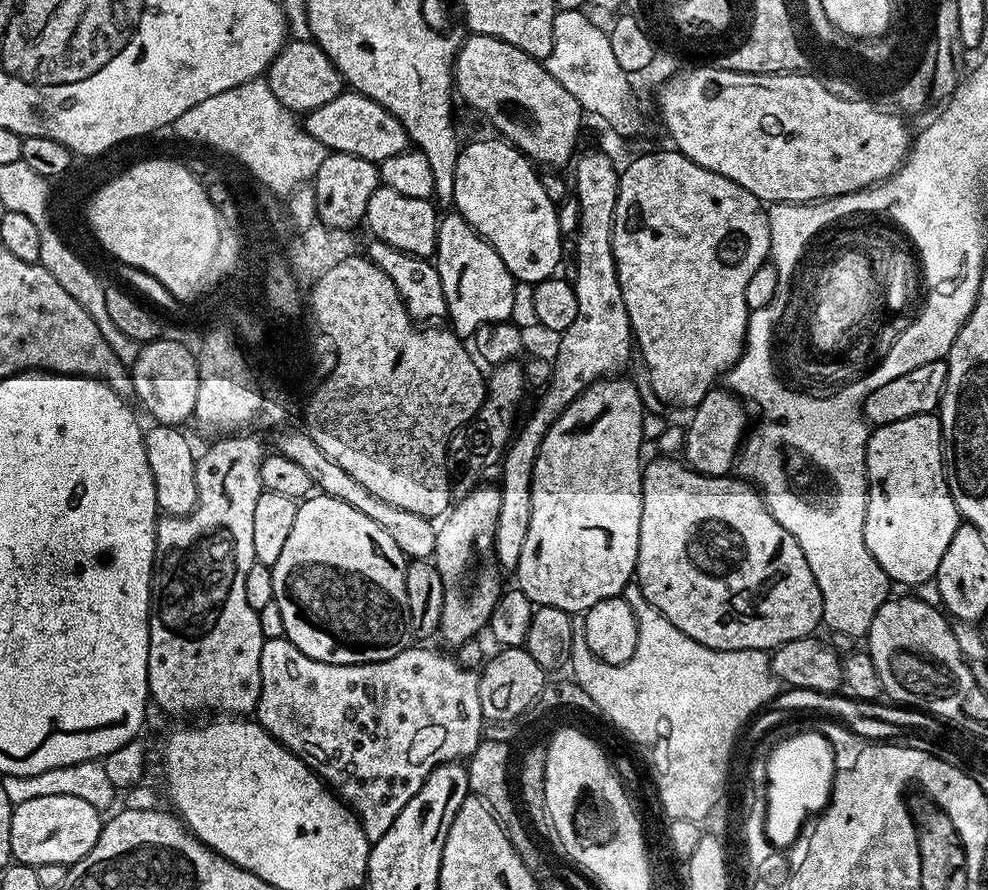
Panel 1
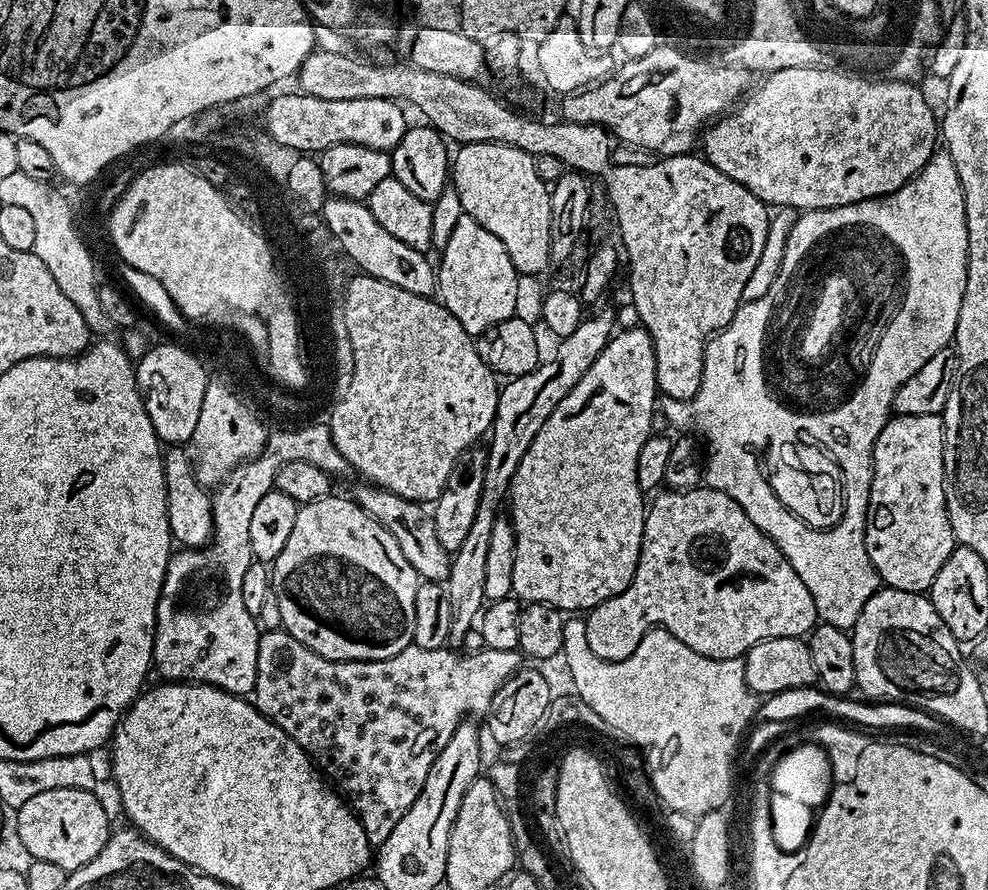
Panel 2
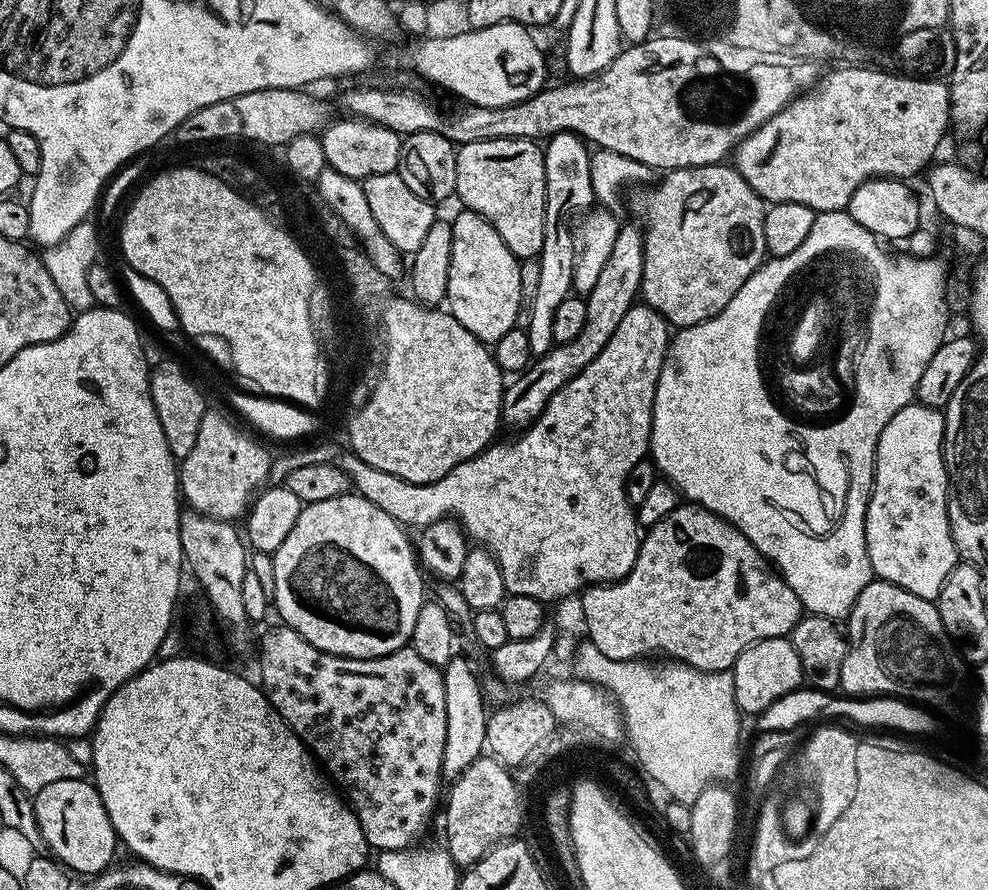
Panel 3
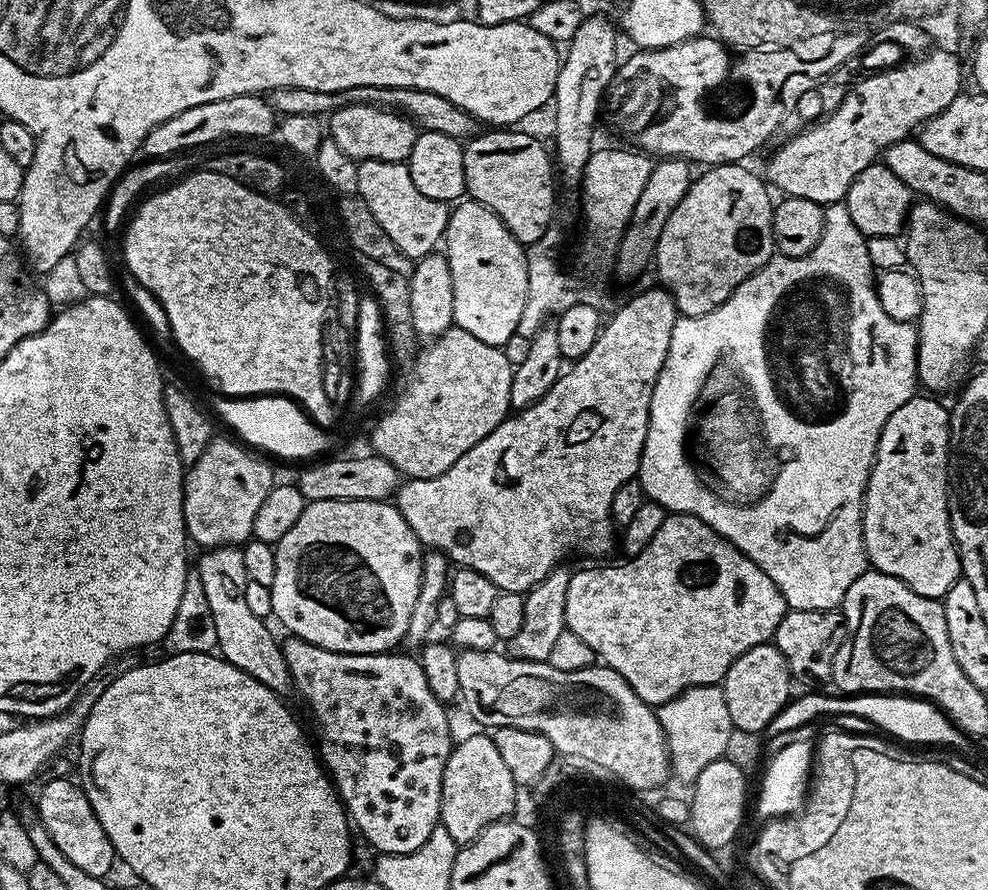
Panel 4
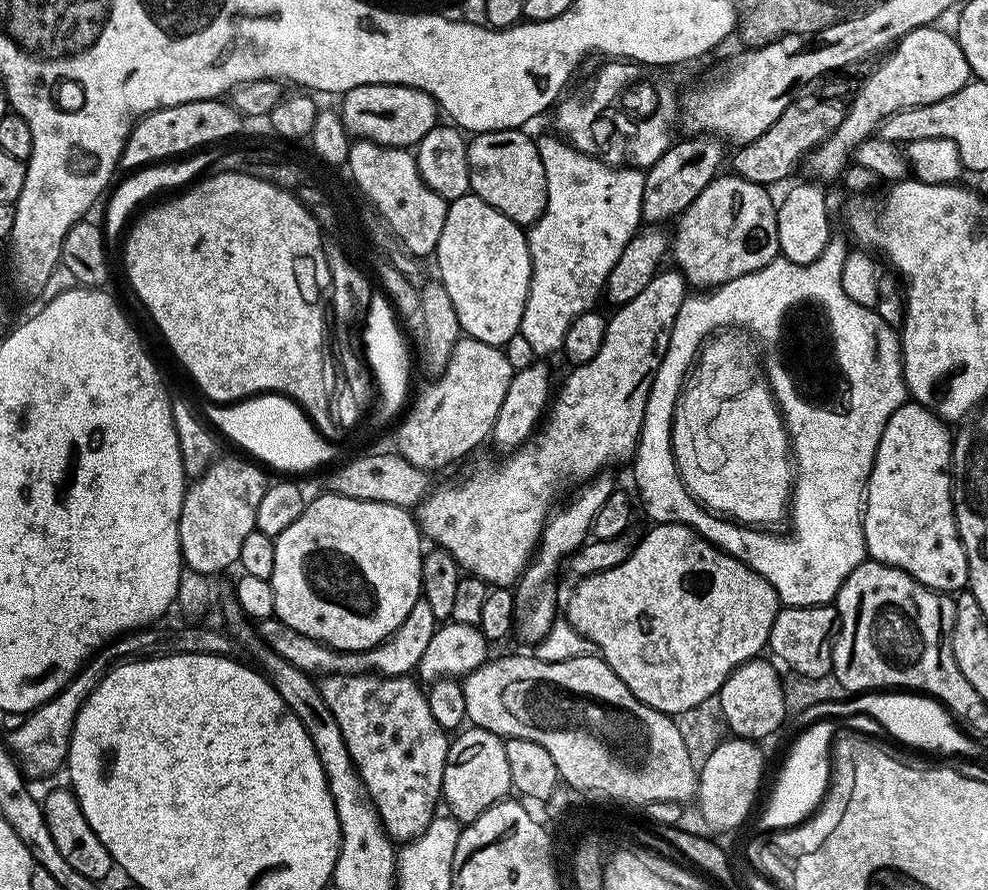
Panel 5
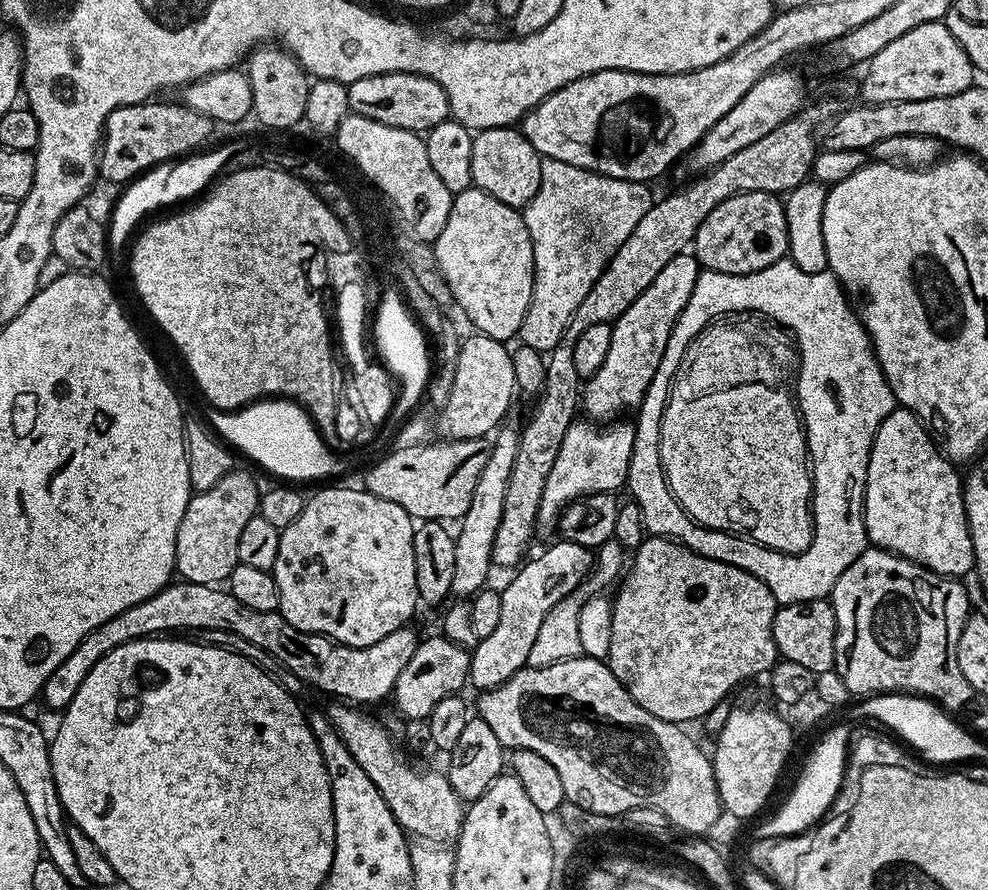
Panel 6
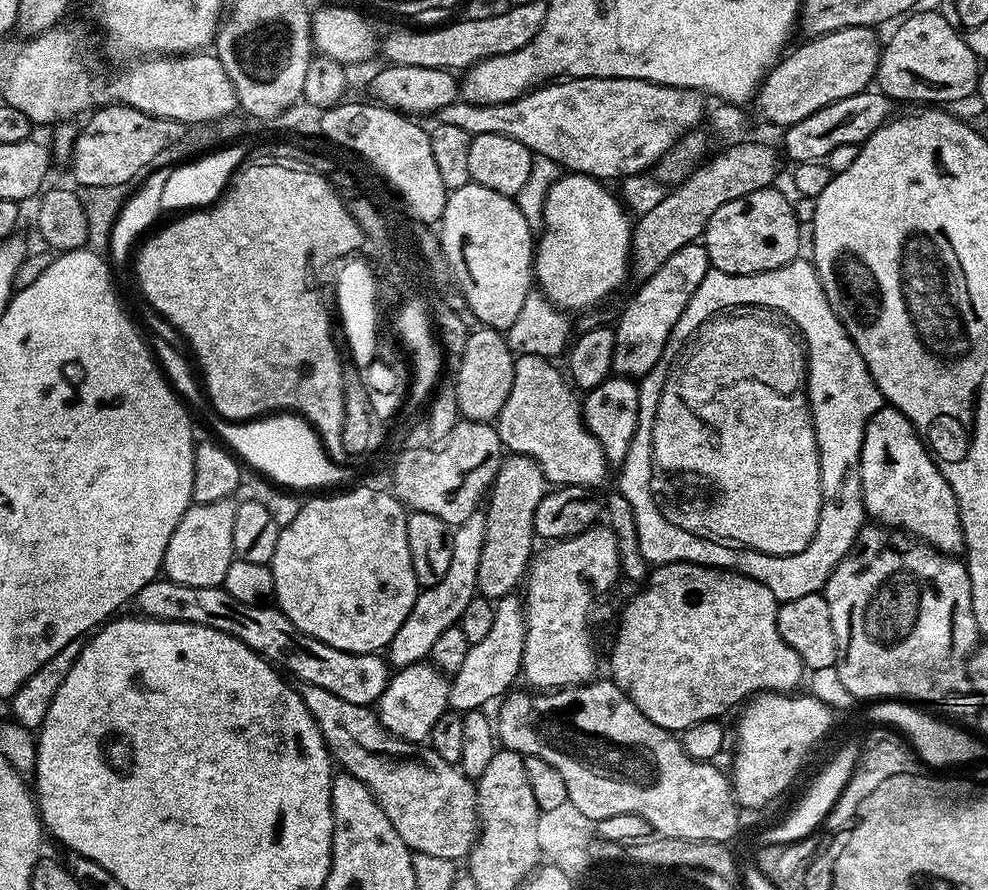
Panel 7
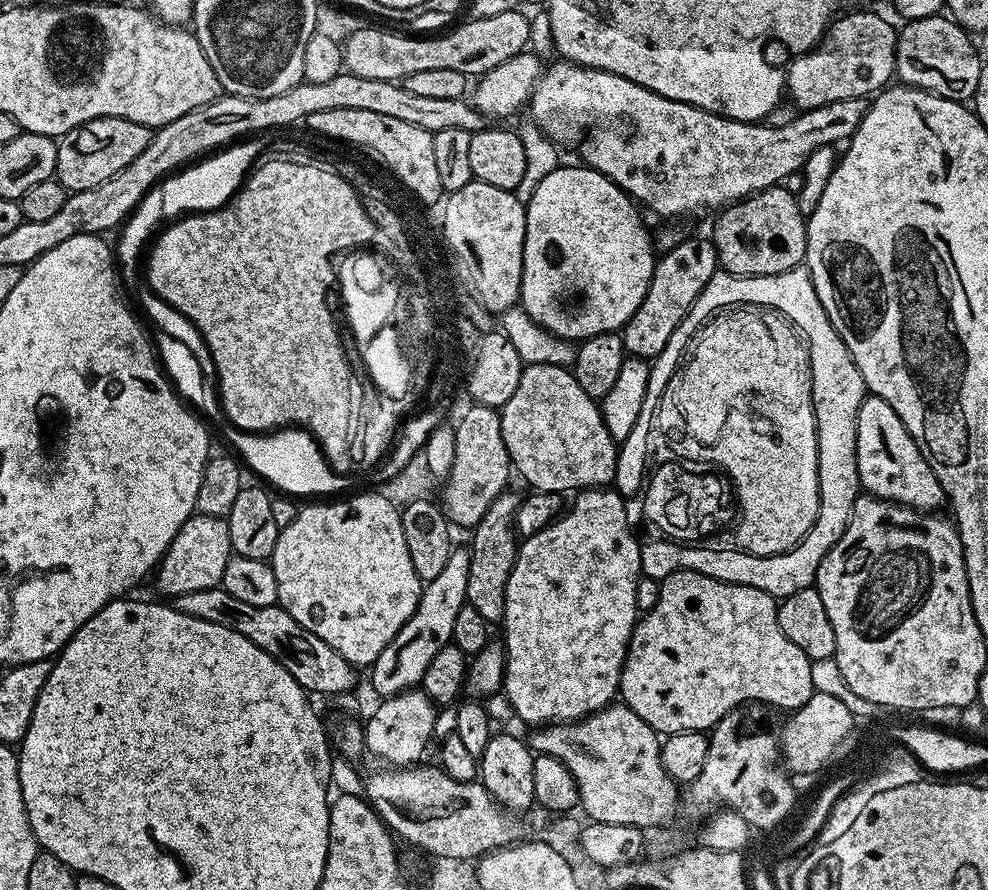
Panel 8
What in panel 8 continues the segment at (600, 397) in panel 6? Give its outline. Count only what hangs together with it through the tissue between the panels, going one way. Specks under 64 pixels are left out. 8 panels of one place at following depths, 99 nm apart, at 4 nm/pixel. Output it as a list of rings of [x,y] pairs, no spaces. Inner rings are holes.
[[[700,236],[686,238],[678,246],[663,253],[657,259],[656,269],[650,278],[650,286],[646,290],[646,298],[642,298],[642,306],[630,317],[622,329],[624,350],[628,356],[655,358],[670,342],[670,334],[676,332],[676,327],[686,318],[690,306],[702,294],[702,286],[710,282],[712,275],[718,271],[716,248],[711,239]]]

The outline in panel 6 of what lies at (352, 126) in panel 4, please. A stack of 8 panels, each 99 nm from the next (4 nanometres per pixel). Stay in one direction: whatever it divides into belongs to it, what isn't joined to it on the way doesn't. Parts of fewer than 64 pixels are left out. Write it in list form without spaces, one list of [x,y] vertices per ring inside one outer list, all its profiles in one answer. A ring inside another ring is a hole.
[[[409,72],[374,74],[358,78],[358,82],[348,85],[348,107],[355,115],[374,118],[374,122],[386,122],[386,126],[398,126],[427,134],[438,122],[449,119],[450,102],[446,90],[438,82],[425,76]]]

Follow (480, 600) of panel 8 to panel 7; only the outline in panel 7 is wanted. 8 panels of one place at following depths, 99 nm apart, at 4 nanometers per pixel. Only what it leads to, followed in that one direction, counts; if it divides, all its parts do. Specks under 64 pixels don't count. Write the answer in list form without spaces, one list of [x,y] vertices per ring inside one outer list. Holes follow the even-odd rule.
[[[508,454],[501,459],[500,469],[486,497],[483,511],[486,542],[482,542],[482,559],[478,561],[476,591],[487,600],[495,602],[521,587],[534,555],[532,543],[538,540],[534,526],[535,510],[549,491],[549,482],[534,458]]]

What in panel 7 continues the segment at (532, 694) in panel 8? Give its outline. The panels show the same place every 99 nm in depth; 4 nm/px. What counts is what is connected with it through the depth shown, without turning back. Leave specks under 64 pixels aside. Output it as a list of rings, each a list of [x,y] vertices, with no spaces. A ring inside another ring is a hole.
[[[595,526],[542,547],[533,555],[524,579],[527,630],[521,673],[536,690],[586,684],[597,675],[596,646],[588,624],[590,610],[596,596],[610,591],[616,579],[621,579],[618,539],[608,526]]]

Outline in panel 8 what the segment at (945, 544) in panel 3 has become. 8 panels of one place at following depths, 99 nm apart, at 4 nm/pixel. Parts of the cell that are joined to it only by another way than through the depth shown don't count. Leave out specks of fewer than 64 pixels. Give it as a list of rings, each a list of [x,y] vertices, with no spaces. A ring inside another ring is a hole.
[[[871,394],[865,395],[858,410],[856,457],[860,486],[867,495],[903,504],[905,508],[914,508],[917,512],[935,513],[940,507],[945,507],[942,486],[934,470],[930,470],[922,450],[914,442],[910,430],[902,426],[902,418],[894,414],[894,406],[890,406],[890,402]]]

